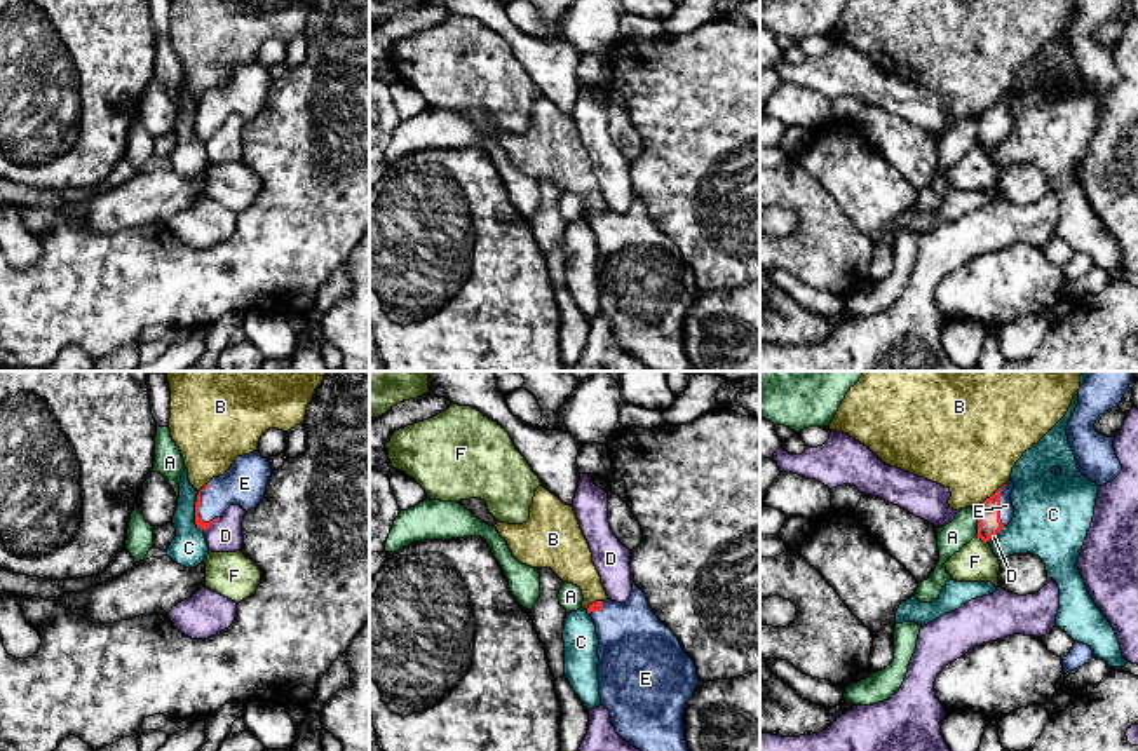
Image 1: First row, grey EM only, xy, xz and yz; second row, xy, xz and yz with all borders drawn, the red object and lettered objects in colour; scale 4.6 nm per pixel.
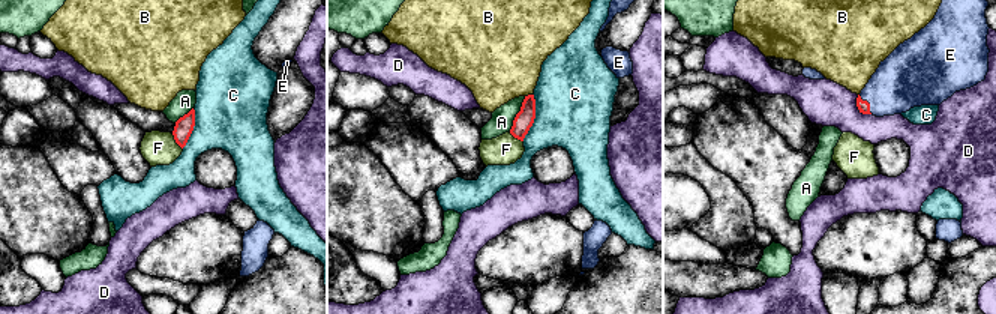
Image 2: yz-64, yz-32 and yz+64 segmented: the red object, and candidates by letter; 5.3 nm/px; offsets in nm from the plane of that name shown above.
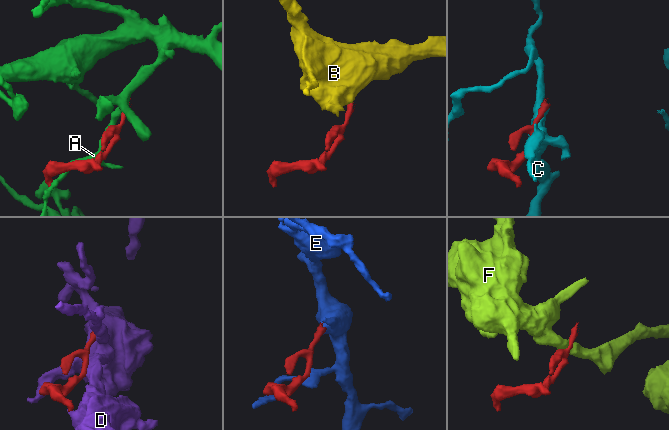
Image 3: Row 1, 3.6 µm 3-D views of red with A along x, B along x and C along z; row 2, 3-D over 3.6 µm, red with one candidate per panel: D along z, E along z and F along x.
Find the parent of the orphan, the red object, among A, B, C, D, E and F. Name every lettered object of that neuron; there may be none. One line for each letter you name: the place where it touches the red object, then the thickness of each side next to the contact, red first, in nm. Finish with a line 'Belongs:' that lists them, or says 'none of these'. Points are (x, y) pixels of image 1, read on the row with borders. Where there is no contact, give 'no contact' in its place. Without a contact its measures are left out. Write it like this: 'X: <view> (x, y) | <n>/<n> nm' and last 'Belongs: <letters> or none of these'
E: xy (199, 502) | 40/200 nm
Belongs: E

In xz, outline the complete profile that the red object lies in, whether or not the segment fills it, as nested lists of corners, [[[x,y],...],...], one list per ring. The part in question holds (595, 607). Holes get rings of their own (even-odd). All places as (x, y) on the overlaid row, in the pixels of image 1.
[[[633,582],[626,603],[589,605],[598,646],[601,706],[640,751],[688,751],[683,713],[701,683],[694,660]]]

